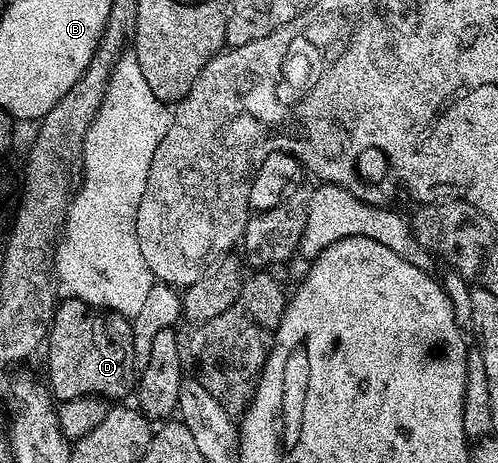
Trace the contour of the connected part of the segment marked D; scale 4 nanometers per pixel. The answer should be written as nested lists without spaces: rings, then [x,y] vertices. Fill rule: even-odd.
[[[65,298],[58,303],[47,337],[49,352],[49,380],[47,387],[58,401],[80,396],[103,396],[110,402],[121,402],[135,388],[135,365],[133,362],[133,325],[116,312],[107,312],[84,304],[82,300]]]

